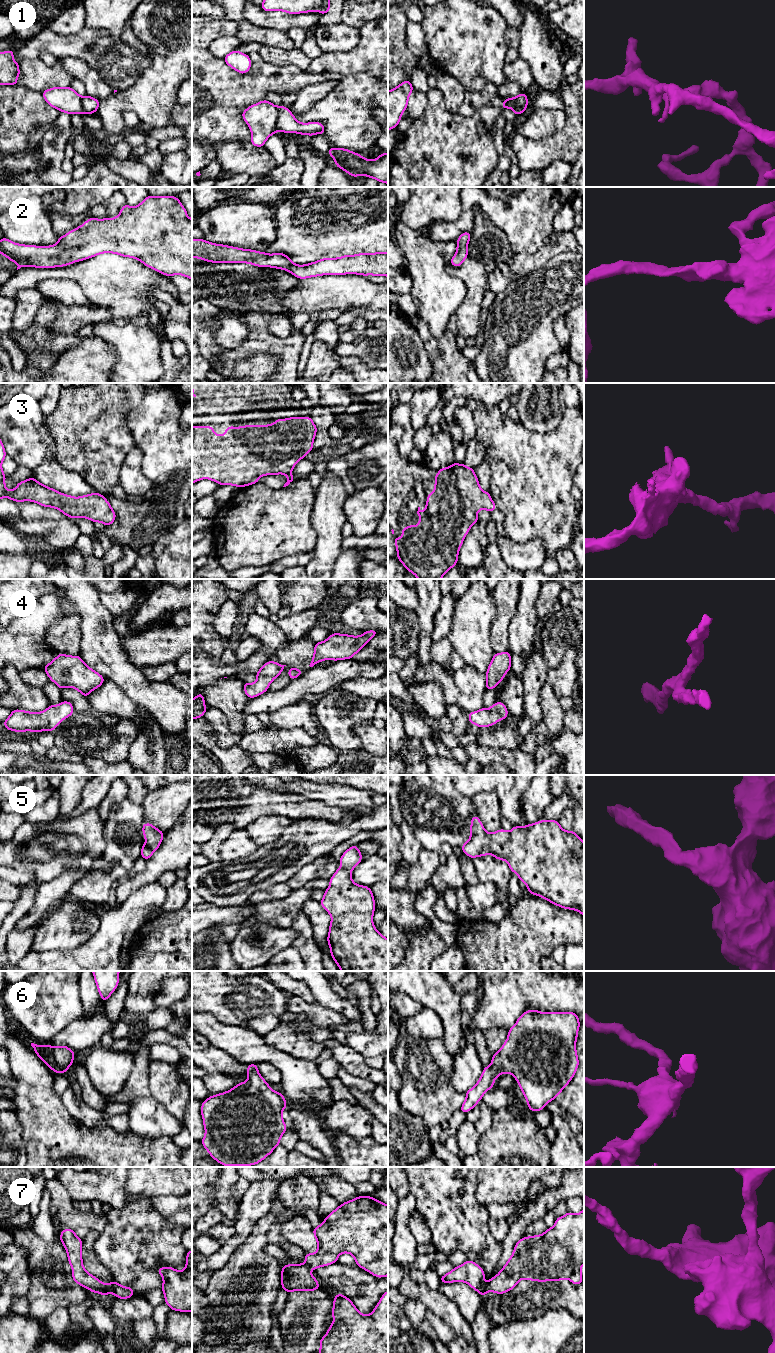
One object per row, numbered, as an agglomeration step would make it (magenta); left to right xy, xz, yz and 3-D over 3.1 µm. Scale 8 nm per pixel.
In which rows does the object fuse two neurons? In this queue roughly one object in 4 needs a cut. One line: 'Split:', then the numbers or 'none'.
Split: 1, 7

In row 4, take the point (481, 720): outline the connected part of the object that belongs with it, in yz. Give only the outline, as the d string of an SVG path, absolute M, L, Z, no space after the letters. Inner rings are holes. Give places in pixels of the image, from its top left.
M498 701L489 709L483 707L475 712L468 713L468 719L471 724L475 724L481 728L492 726L498 721L504 720L508 715L508 710L504 703Z

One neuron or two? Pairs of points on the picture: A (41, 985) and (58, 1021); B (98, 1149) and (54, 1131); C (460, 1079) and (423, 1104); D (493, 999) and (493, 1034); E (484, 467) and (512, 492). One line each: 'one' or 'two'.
A: one
B: one
C: two
D: two
E: two

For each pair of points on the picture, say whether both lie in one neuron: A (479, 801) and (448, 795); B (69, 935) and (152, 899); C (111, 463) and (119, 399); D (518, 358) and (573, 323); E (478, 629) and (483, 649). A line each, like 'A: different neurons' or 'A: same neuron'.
A: different neurons
B: different neurons
C: same neuron
D: different neurons
E: same neuron

